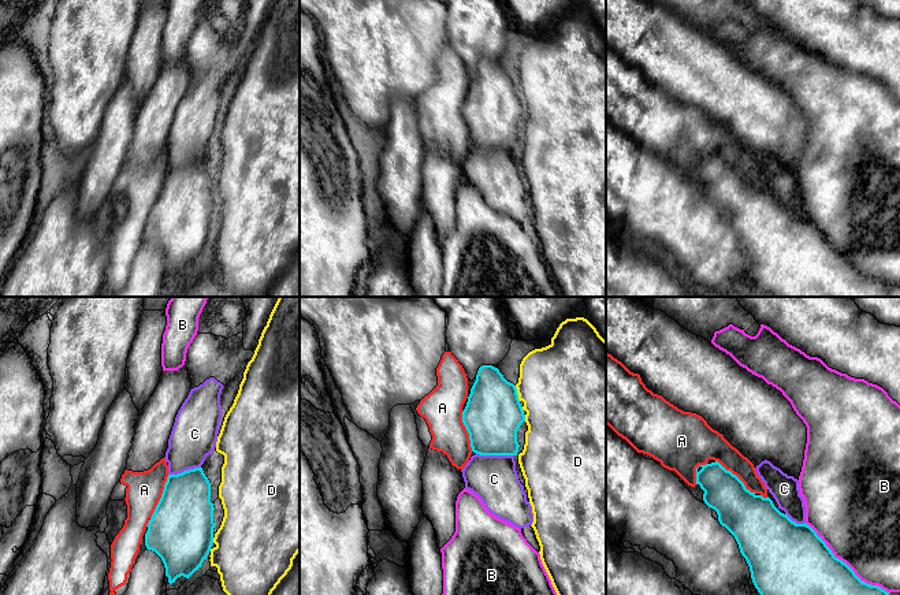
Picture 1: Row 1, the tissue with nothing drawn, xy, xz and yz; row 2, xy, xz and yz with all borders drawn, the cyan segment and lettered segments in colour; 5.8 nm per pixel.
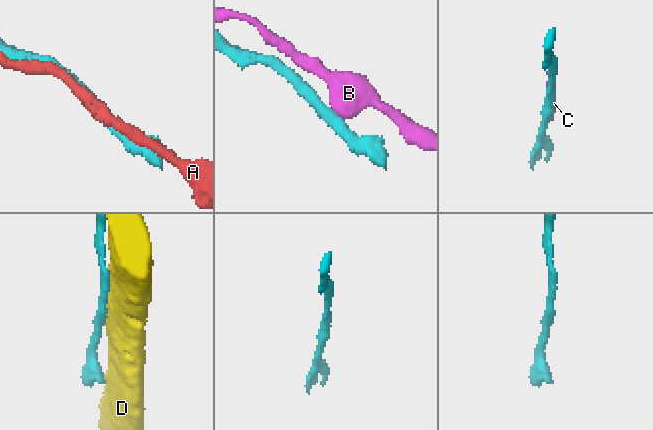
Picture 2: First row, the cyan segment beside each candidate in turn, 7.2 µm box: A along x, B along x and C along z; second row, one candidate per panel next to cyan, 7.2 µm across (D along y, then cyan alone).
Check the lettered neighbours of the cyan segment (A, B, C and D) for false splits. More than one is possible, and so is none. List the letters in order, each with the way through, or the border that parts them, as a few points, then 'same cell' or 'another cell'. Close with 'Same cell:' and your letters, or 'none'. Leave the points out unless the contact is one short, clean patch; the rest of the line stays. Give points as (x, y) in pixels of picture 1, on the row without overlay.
A: another cell
B: another cell
C: another cell
D: another cell
Same cell: none

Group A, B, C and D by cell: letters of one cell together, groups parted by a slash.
A / B / C / D

